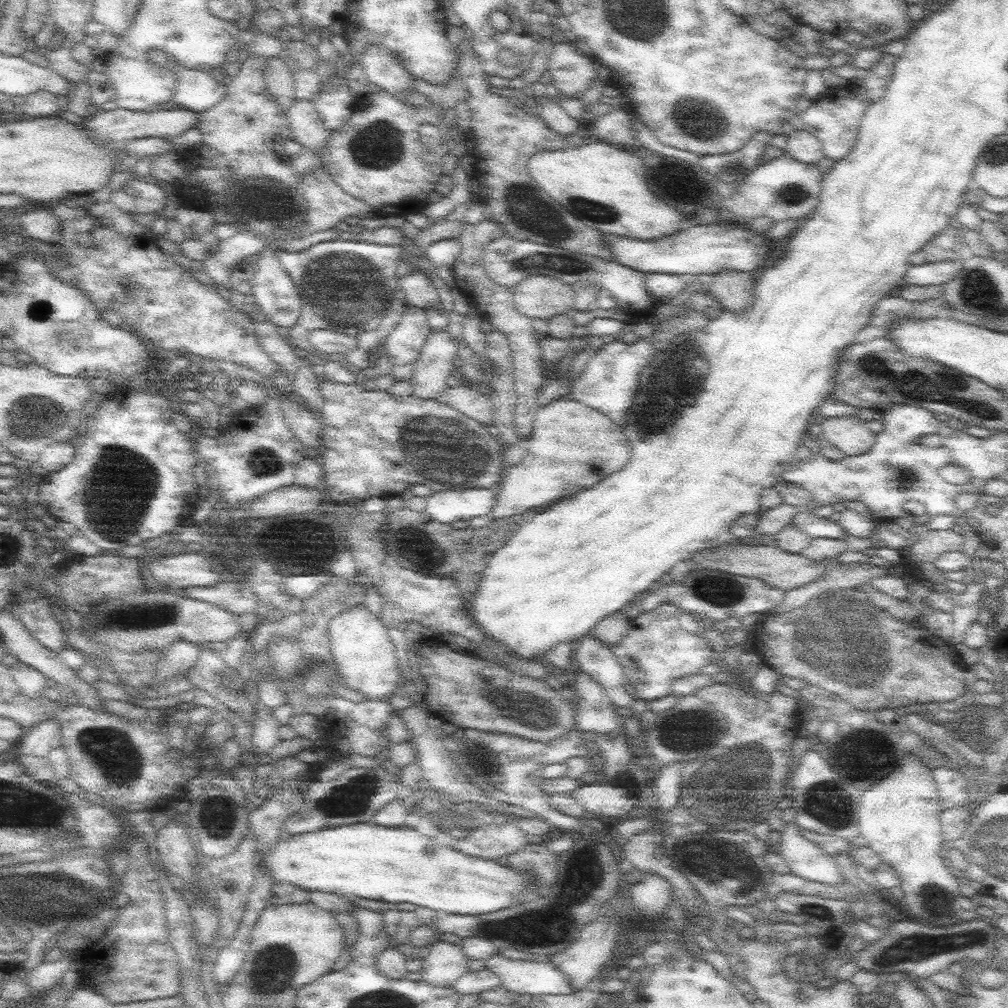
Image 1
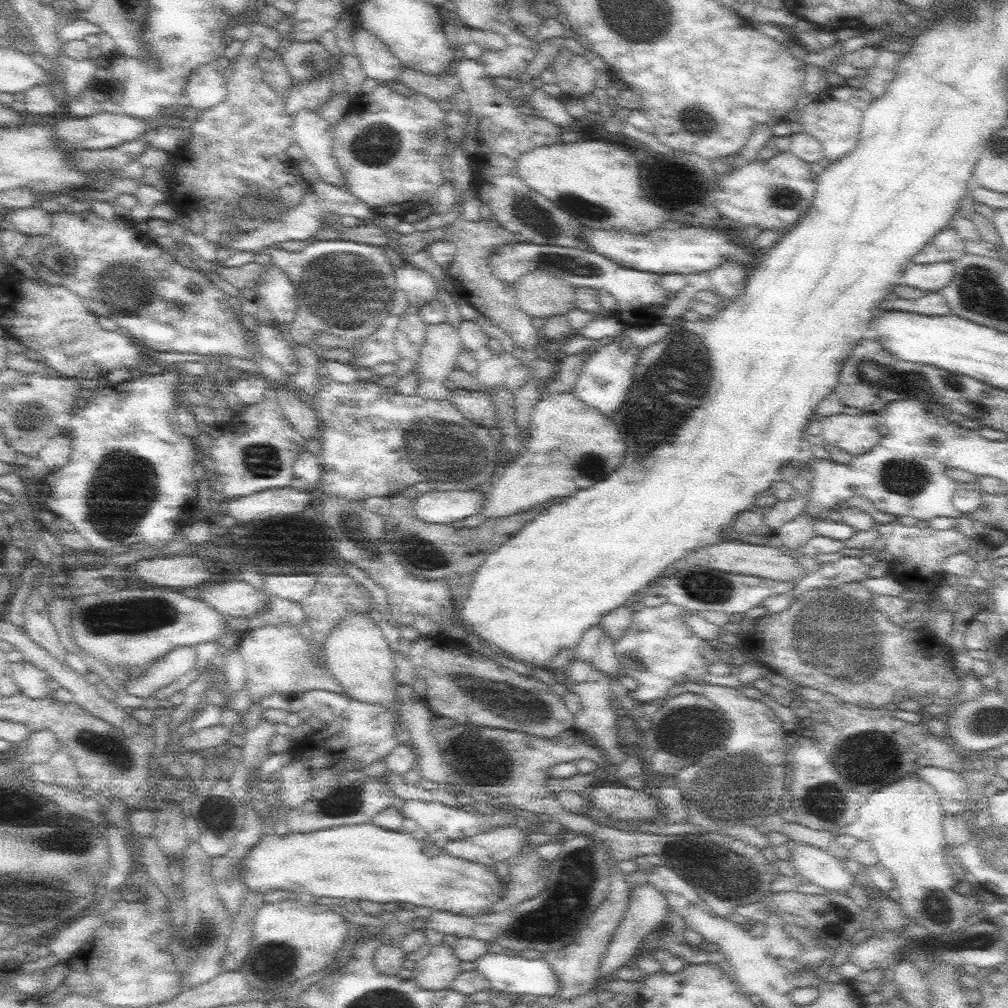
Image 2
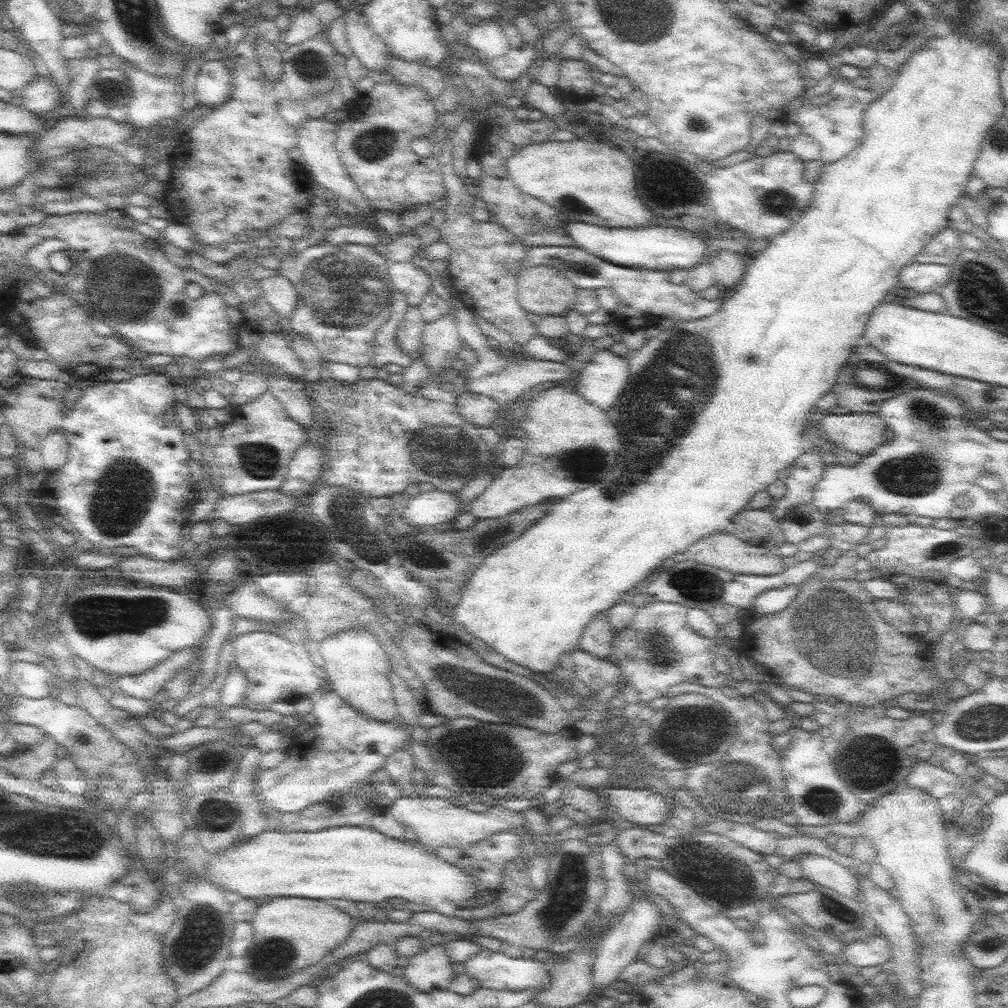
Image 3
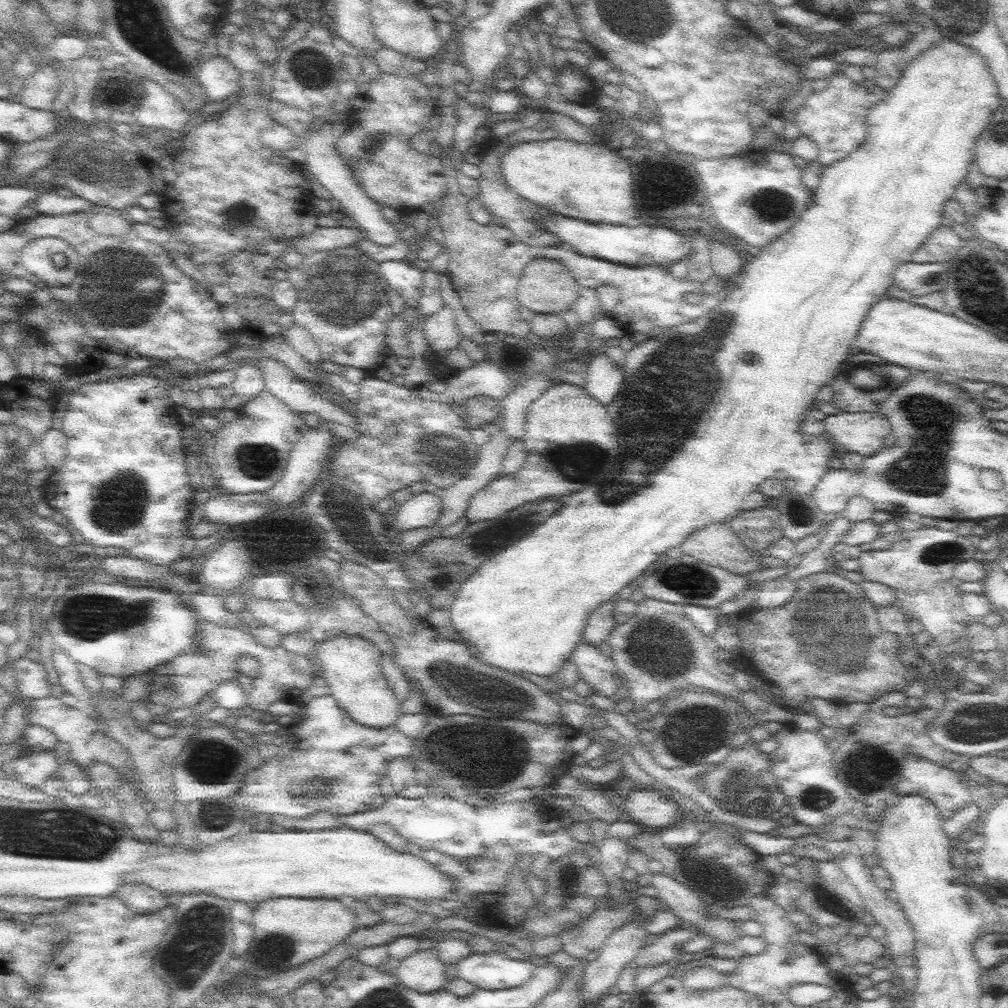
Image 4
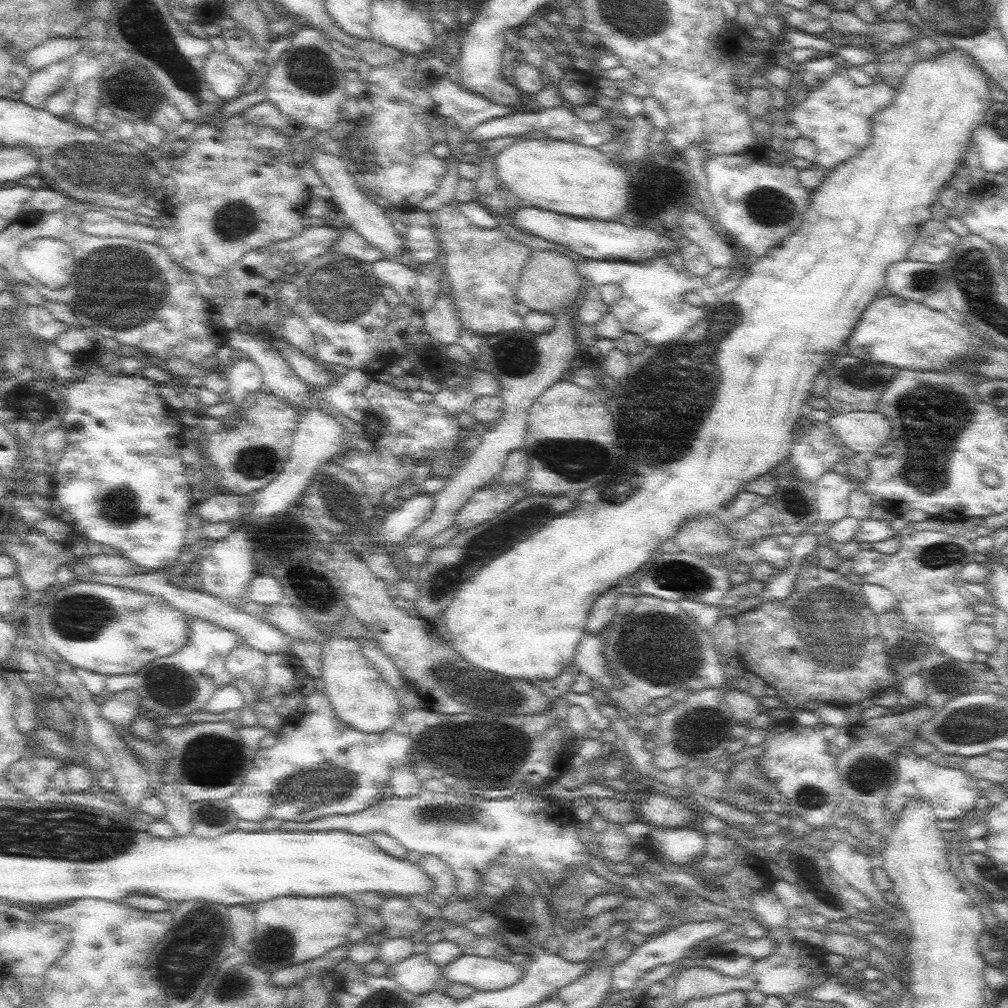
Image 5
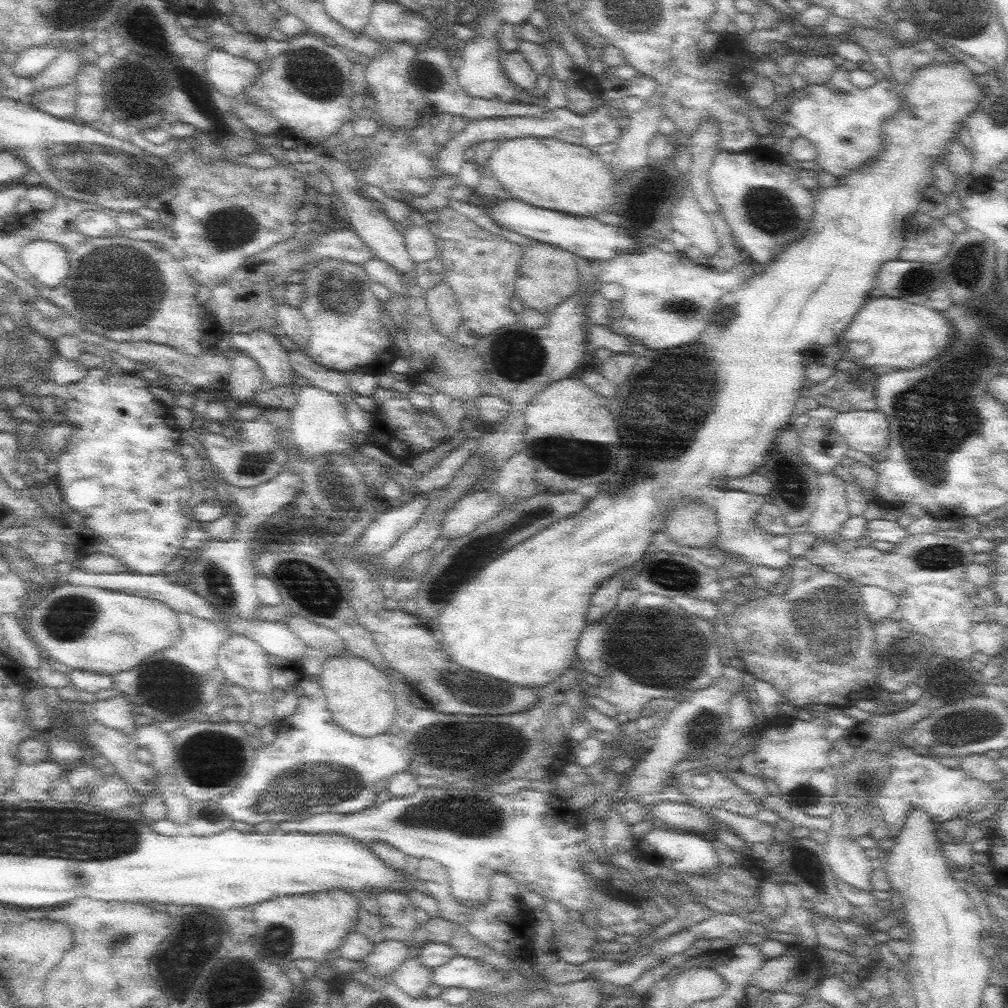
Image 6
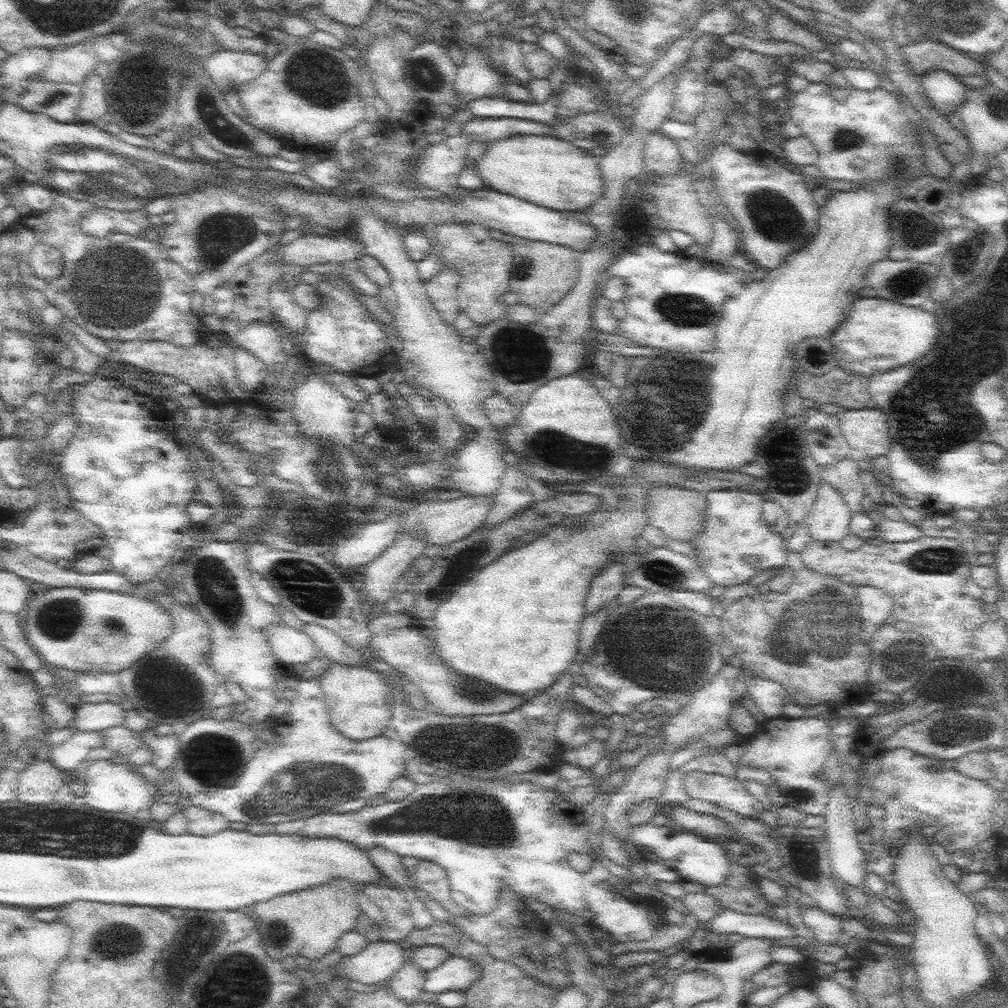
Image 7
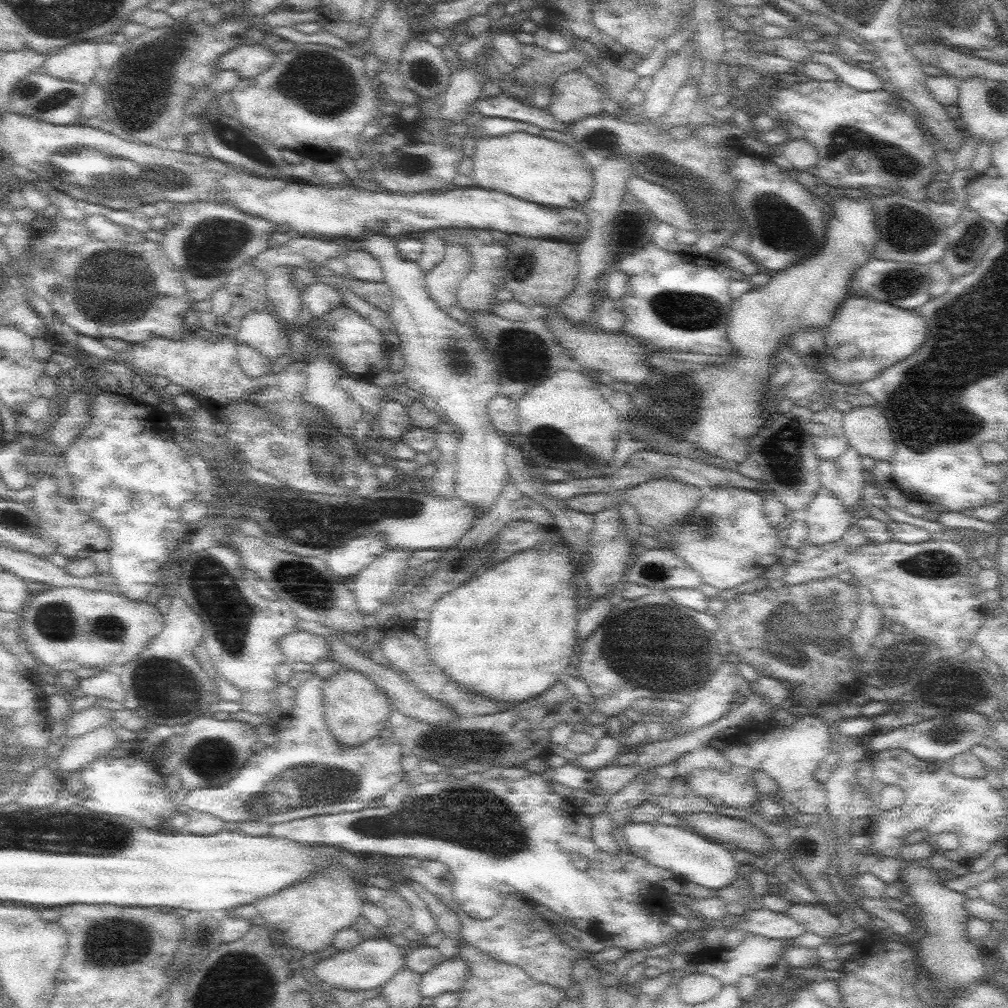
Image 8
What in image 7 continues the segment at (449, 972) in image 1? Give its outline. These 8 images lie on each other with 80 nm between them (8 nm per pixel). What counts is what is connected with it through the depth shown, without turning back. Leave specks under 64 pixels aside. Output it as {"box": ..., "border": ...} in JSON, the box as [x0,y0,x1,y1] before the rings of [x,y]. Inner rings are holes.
{"box":[387,957,426,1004],"border":[[[410,957],[404,966],[389,979],[387,985],[399,996],[410,1004],[420,1001],[424,994],[426,982],[426,971],[412,961]]]}

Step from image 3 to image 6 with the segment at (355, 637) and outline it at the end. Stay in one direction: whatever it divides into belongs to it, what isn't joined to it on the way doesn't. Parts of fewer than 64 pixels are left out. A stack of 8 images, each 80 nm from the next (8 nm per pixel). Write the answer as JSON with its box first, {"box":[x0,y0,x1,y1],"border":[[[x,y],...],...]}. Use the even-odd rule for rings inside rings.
{"box":[318,648,396,737],"border":[[[346,648],[341,655],[329,656],[318,678],[328,708],[340,727],[355,735],[373,737],[384,734],[396,718],[395,692],[388,676],[369,660]]]}

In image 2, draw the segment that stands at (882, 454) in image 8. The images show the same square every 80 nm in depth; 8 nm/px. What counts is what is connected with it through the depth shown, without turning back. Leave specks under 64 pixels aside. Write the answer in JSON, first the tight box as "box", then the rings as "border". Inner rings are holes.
{"box":[821,413,883,457],"border":[[[874,413],[863,416],[828,416],[821,423],[826,443],[846,450],[854,457],[870,452],[883,438],[878,431],[878,426],[882,423],[881,416]]]}

